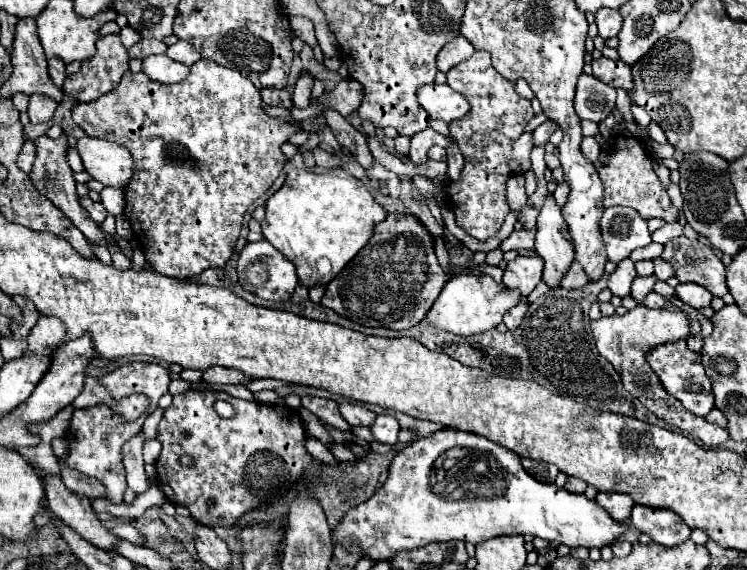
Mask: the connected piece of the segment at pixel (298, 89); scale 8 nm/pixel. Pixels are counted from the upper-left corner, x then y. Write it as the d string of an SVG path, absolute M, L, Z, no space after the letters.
M311 74L299 76L299 80L297 80L297 84L295 84L295 92L293 92L293 104L295 104L297 108L305 108L305 106L309 104L311 86L313 86L313 76L311 76Z

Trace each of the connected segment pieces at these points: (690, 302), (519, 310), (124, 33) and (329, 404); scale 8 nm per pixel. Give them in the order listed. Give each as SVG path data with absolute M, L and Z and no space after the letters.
M679 284L675 288L675 292L677 292L679 300L683 300L687 306L697 308L697 310L707 308L711 304L711 298L713 298L711 292L705 290L705 288L701 288L699 284Z
M519 302L517 306L513 306L513 308L511 308L511 310L509 310L509 312L503 316L503 322L505 322L505 326L507 326L509 330L517 328L517 326L521 324L521 320L523 320L525 312L527 312L527 304Z
M125 26L123 30L121 30L121 42L125 44L125 48L131 48L135 42L139 42L141 40L141 36L137 34L137 30L133 30L131 26Z
M301 396L301 404L303 404L303 408L313 412L323 422L327 422L339 430L349 430L349 424L337 412L335 400L327 400L327 398L319 398L319 396Z

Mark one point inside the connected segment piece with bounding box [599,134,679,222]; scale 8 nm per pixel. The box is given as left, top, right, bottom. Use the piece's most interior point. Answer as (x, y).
(629, 179)

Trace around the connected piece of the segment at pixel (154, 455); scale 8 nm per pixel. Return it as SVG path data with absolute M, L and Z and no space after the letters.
M149 440L143 444L143 456L147 464L155 464L155 460L159 458L161 452L161 442L159 440Z

